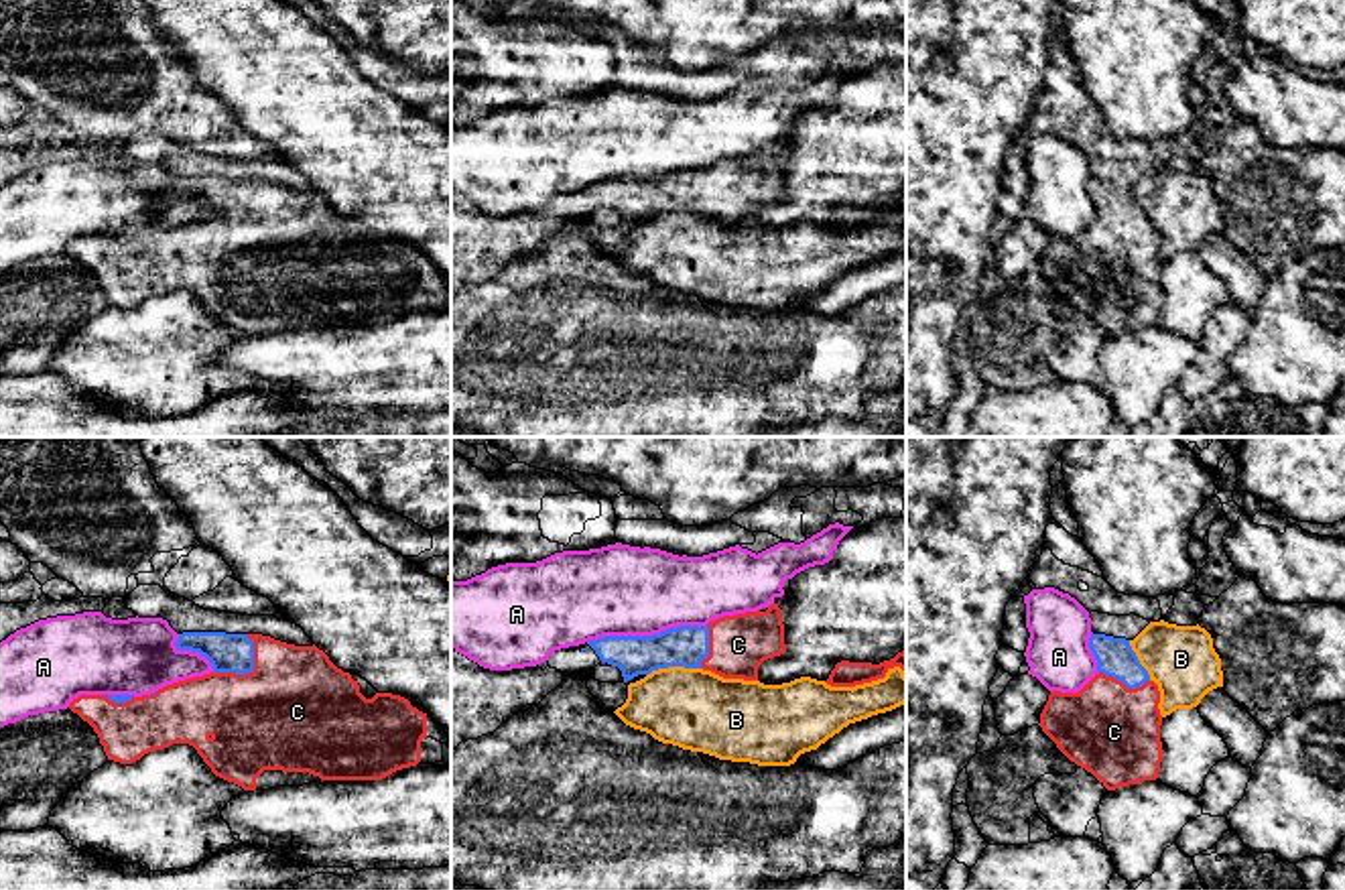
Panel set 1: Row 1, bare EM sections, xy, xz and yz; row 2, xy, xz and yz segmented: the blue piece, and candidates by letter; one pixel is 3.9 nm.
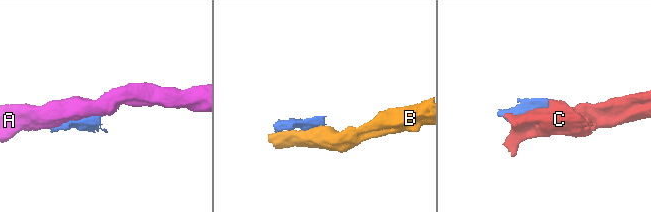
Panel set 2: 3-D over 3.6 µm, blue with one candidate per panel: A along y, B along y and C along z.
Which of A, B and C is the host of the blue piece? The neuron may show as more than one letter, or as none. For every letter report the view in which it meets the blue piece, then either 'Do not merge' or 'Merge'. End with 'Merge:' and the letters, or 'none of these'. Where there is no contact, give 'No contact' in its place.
A: Touches blue in xz. Do not merge
B: Touches blue in xz. Do not merge
C: Touches blue in xy. Merge
Merge: C

